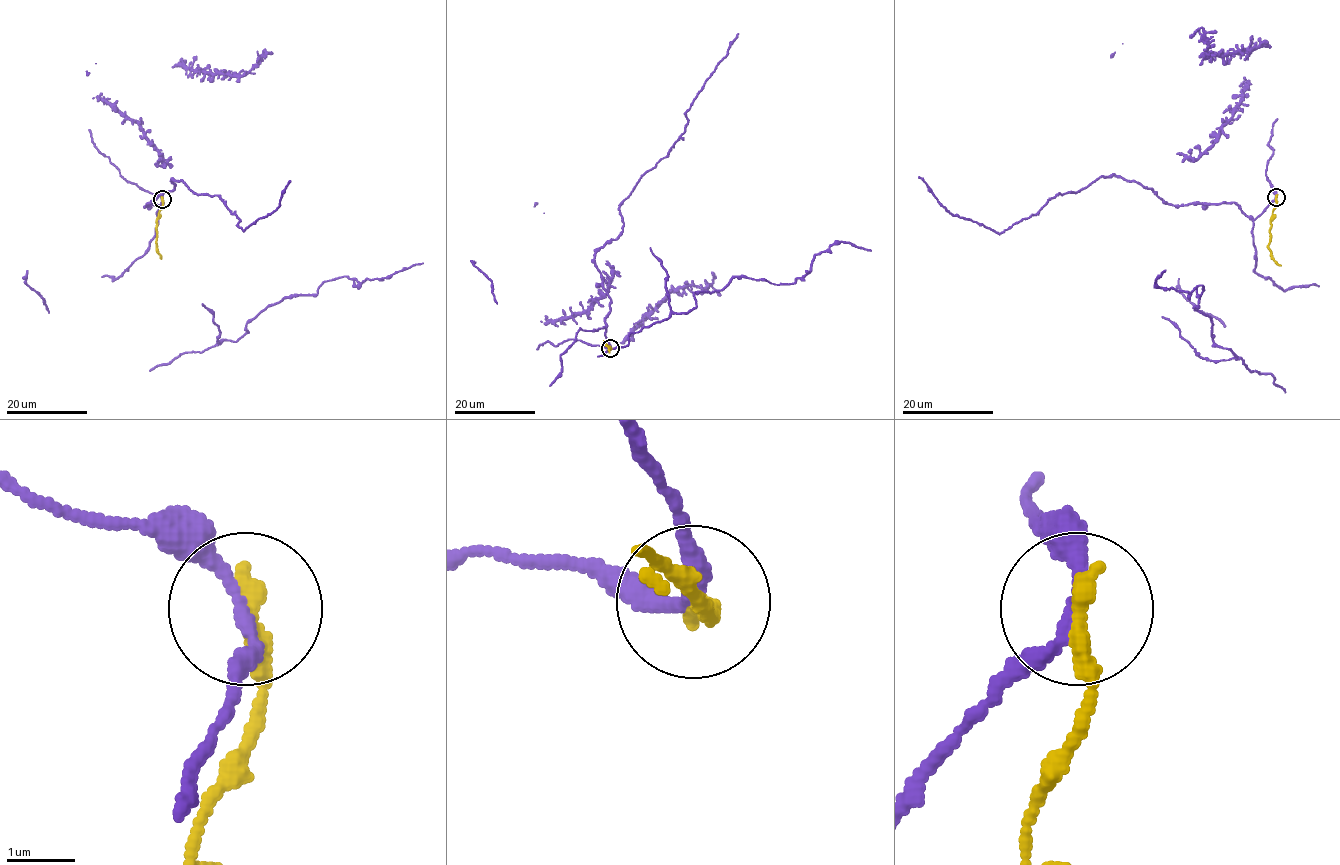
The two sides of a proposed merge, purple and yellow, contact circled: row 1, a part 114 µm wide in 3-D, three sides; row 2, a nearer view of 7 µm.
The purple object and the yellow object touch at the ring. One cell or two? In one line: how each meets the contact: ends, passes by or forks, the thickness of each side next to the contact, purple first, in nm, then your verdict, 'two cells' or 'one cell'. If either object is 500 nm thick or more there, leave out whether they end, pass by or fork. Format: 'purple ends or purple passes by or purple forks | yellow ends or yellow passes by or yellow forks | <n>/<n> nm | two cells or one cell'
purple passes by | yellow ends | 190/360 nm | two cells

